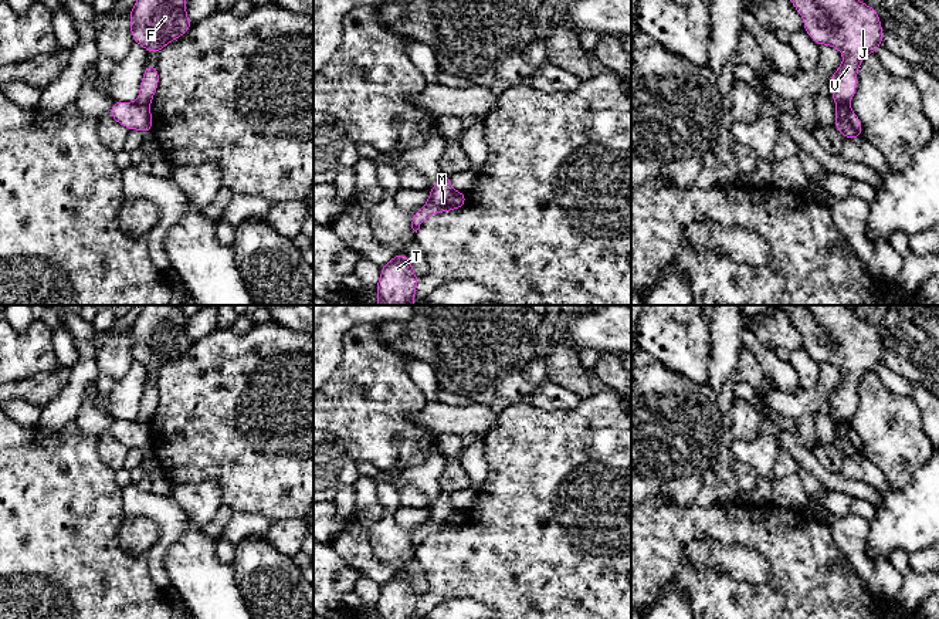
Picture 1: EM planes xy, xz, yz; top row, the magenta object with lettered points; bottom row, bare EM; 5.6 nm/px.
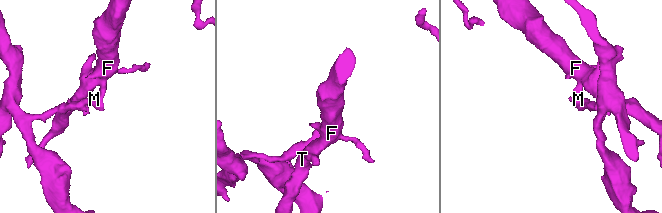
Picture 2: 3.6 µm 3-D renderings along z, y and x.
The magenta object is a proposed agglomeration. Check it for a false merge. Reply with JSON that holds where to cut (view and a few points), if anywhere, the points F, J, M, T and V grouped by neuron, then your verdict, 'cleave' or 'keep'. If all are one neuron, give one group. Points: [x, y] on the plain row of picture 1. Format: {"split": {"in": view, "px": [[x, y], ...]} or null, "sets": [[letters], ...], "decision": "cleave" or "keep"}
{"split": {"in": "xy", "px": [[138, 418], [148, 423]]}, "sets": [["F", "J", "T", "V"], ["M"]], "decision": "cleave"}

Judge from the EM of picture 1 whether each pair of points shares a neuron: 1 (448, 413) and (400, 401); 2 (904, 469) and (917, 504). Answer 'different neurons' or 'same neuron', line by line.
1: different neurons
2: different neurons

